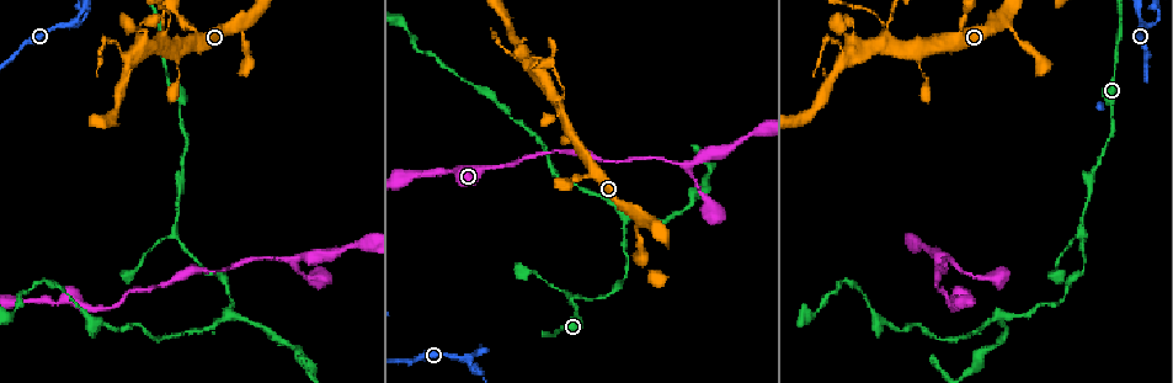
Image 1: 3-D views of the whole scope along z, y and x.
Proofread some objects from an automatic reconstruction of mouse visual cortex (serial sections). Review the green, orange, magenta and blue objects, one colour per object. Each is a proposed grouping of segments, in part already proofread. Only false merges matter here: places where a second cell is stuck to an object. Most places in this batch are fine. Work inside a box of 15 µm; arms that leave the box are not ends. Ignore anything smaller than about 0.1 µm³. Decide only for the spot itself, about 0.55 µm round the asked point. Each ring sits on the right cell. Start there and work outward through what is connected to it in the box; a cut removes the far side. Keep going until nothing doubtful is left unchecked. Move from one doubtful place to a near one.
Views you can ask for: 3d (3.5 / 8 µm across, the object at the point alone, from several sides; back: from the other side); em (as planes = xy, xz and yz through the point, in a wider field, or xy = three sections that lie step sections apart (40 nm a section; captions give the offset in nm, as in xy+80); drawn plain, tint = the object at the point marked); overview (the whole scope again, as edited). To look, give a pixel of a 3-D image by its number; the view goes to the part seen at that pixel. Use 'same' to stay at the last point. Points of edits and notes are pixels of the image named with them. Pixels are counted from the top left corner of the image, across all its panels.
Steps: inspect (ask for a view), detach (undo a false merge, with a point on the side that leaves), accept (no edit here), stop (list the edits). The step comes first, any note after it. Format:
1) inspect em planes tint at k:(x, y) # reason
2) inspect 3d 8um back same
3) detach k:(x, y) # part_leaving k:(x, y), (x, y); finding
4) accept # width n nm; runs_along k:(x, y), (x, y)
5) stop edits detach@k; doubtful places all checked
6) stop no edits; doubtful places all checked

inspect 3d 3.5um at 1:(462, 358) # three arms meet

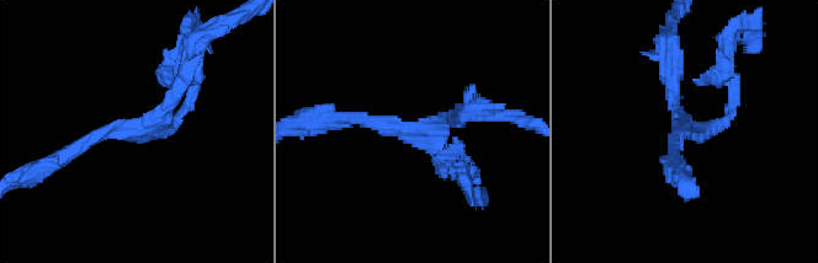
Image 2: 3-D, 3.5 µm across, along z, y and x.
inspect em xy step 5 tint at 2:(140, 130) # arms 3; arm_widths 150, 200, 200 nm

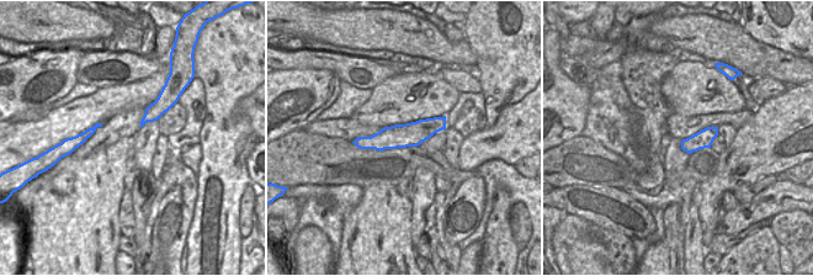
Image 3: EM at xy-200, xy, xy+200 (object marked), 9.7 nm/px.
accept # runs_along 3:(442, 120), (413, 134), (357, 142); continuous, no second cell

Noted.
inspect 3d 3.5um at 1:(173, 235) # branch point

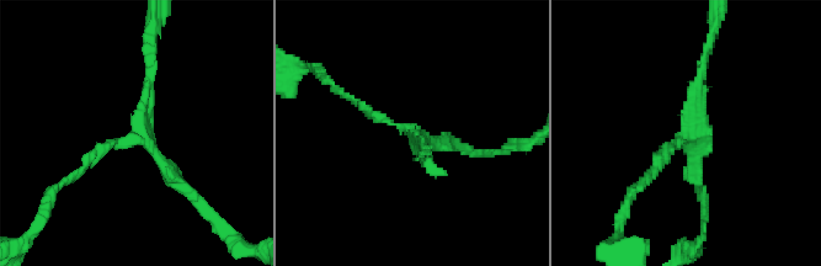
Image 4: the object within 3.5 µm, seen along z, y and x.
inspect em xy step 5 tint at 4:(143, 136) # arms 3; arm_widths 100, 150, 200 nm; need the tissue

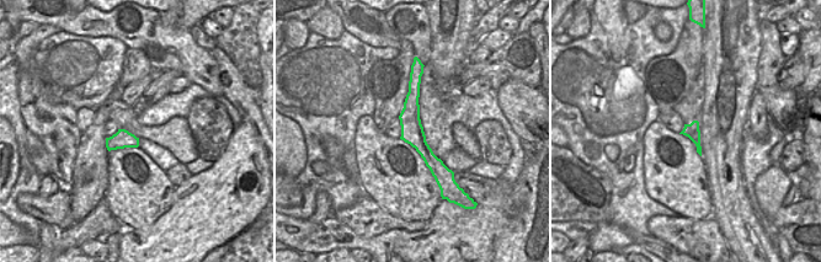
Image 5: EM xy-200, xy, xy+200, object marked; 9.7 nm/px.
inspect em xy step 1 tint same

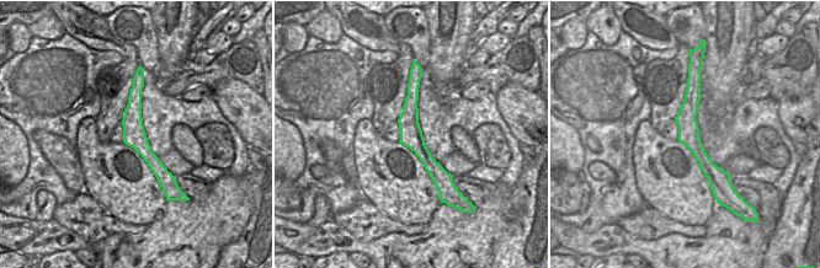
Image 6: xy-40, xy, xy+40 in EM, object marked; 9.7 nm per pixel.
accept # width 220 nm; runs_along 4:(153, 56), (142, 134), (195, 195); one cell here

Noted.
inspect 3d 3.5um at 1:(1002, 314) # sharp bend

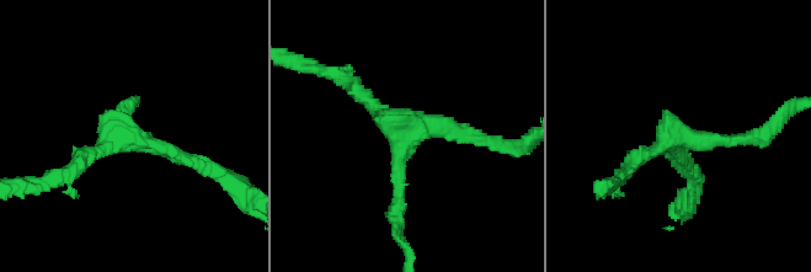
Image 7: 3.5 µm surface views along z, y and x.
inspect em planes tint at 7:(126, 139) # need the tissue

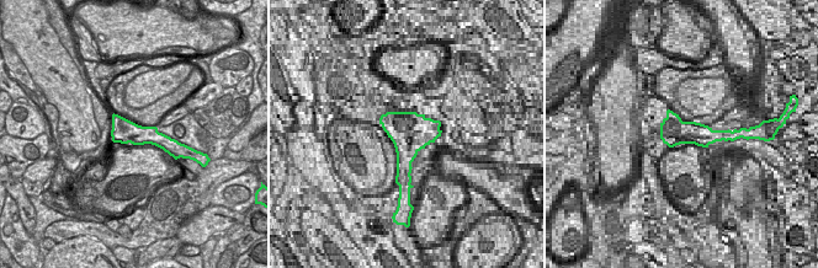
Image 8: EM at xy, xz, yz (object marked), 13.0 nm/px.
accept # arms 3; arm_widths 150, 200, 200 nm; runs_along 7:(398, 223), (401, 140), (356, 88); one cell here

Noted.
inspect 3d 3.5um at 1:(165, 44) # four or more arms meet

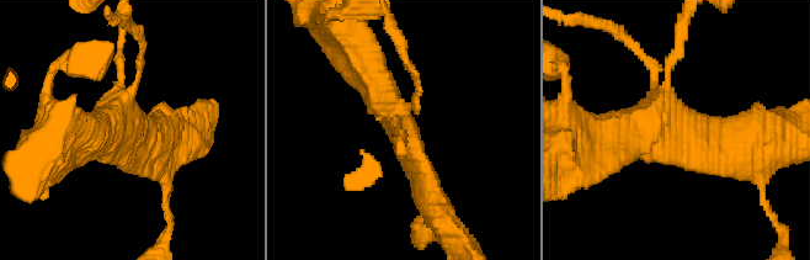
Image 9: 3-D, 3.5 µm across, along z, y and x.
accept # runs_along 9:(431, 199), (367, 59); one cell here

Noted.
stop no edits; doubtful places all checked

